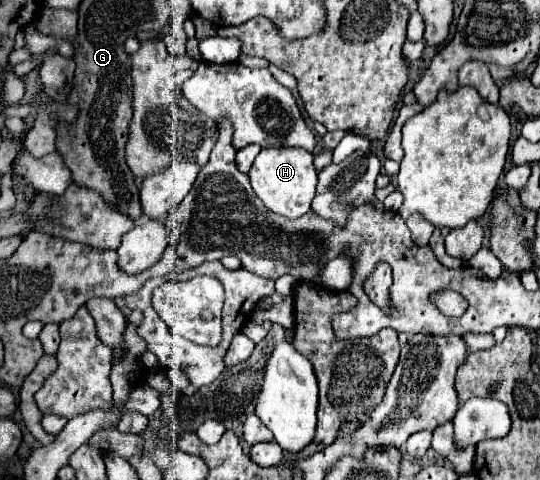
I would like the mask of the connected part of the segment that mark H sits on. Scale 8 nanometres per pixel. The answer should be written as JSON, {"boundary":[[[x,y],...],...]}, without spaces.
{"boundary":[[[269,147],[261,149],[253,167],[251,167],[251,187],[257,197],[277,215],[287,219],[299,219],[311,209],[311,201],[315,197],[317,173],[313,167],[313,155],[295,147]]]}

